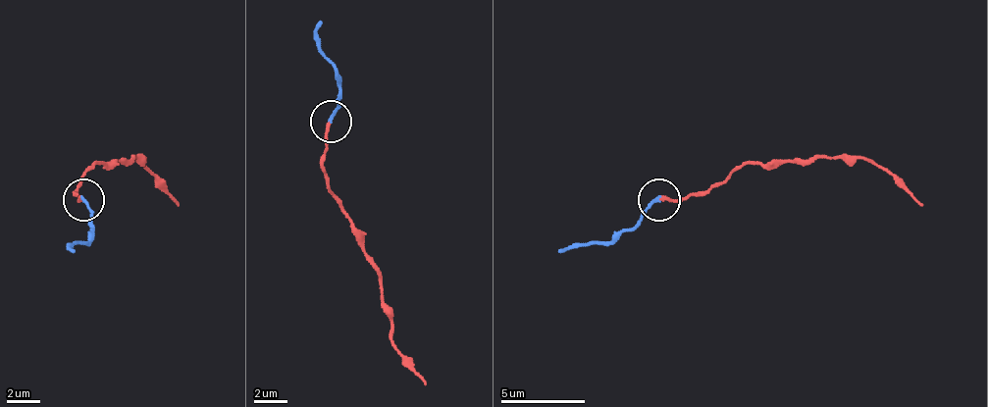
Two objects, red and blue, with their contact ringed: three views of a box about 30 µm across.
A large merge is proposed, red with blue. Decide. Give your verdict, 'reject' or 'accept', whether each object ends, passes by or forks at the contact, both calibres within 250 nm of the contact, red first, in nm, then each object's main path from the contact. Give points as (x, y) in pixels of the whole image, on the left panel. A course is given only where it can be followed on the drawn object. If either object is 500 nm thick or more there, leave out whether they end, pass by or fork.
accept | red ends | blue ends | 170/180 nm | red via (82, 198), (78, 194), (78, 181), (95, 165), (132, 156), (145, 165), (179, 207) | blue via (82, 198), (90, 228), (86, 240), (70, 249), (74, 253)

